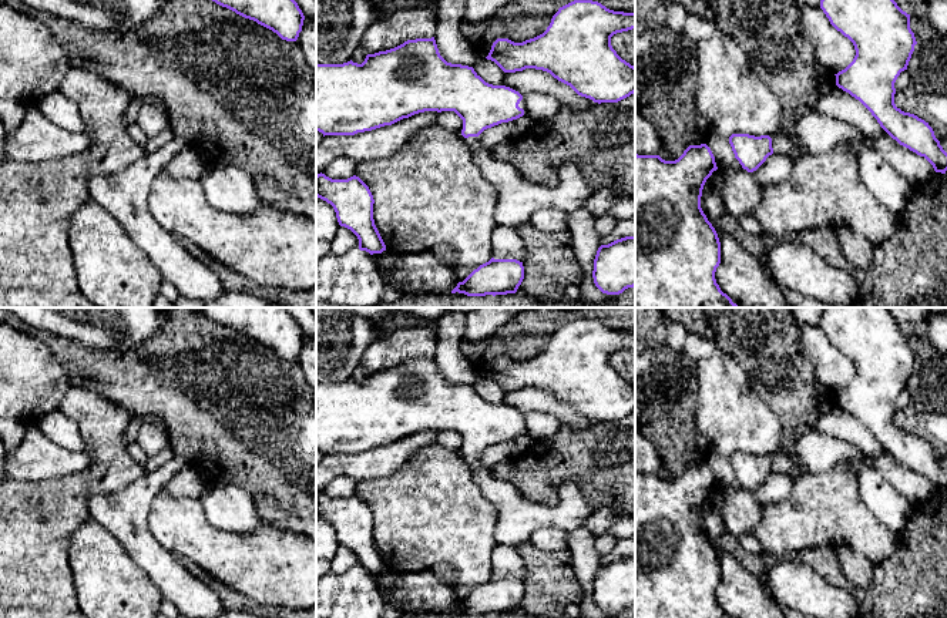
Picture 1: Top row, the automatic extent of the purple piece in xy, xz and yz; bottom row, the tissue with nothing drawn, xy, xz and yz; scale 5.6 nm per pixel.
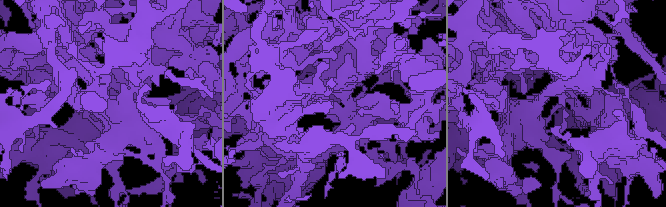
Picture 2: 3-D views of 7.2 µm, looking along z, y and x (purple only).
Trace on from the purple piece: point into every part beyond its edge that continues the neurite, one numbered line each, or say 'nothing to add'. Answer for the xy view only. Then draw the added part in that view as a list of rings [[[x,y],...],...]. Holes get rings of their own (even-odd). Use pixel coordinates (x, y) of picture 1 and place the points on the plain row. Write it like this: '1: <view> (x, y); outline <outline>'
nothing to add

